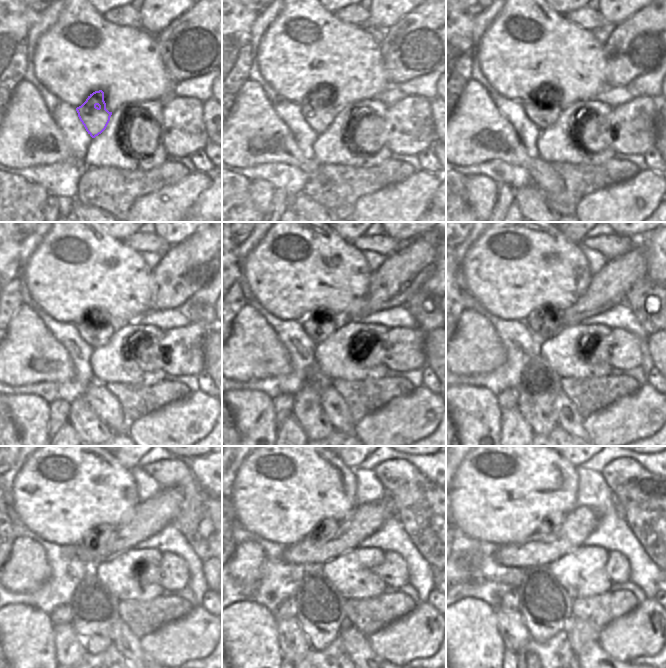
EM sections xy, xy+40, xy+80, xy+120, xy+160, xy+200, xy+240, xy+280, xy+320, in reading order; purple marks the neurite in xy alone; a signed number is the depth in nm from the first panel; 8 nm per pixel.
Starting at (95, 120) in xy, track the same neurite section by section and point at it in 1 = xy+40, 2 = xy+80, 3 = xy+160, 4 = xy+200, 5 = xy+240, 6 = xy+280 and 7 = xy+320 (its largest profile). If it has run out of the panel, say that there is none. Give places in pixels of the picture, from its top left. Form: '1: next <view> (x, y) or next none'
1: next xy+40 (318, 110)
2: next xy+80 (543, 109)
3: next xy+160 (321, 325)
4: next xy+200 (544, 323)
5: next xy+240 (93, 549)
6: next xy+280 (327, 528)
7: next xy+320 (553, 521)

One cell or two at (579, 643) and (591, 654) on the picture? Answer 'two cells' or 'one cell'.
two cells

